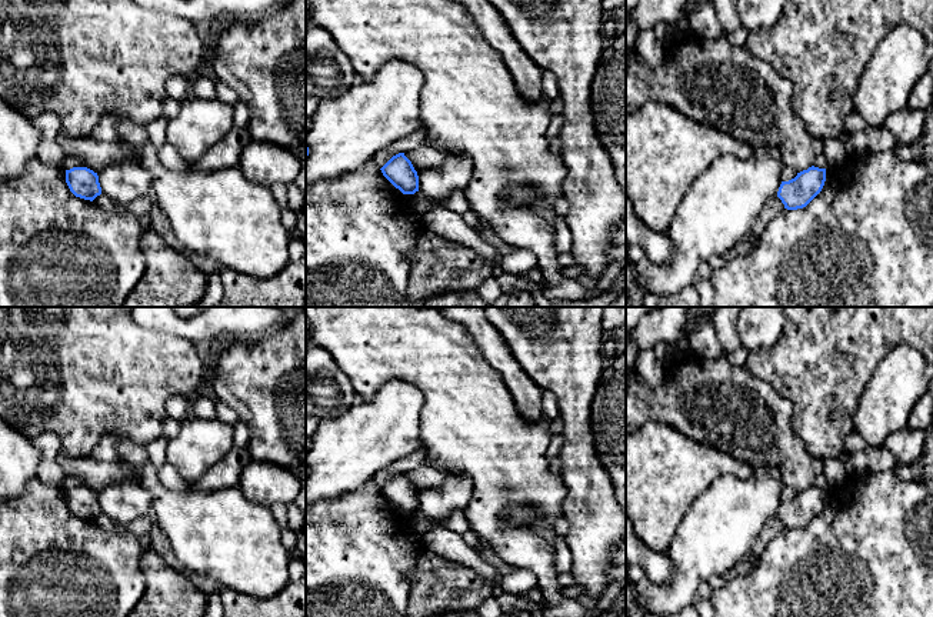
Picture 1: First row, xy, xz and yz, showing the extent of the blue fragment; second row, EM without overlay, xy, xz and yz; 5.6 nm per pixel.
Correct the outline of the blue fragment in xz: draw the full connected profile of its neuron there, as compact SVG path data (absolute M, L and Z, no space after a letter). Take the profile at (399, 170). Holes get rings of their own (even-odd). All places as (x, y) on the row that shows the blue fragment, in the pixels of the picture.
M404 153L393 156L380 170L403 194L414 194L419 191L417 171Z

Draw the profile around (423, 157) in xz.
M427 144L404 151L404 156L411 161L417 173L426 169L440 167L444 160L444 151Z

